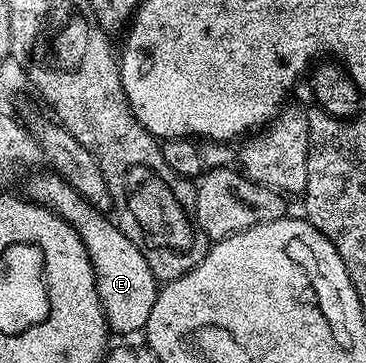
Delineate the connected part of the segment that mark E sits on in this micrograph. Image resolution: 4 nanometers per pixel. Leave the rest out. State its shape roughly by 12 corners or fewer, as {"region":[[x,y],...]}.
{"region":[[57,173],[28,197],[81,233],[110,331],[144,331],[159,283],[112,217]]}

